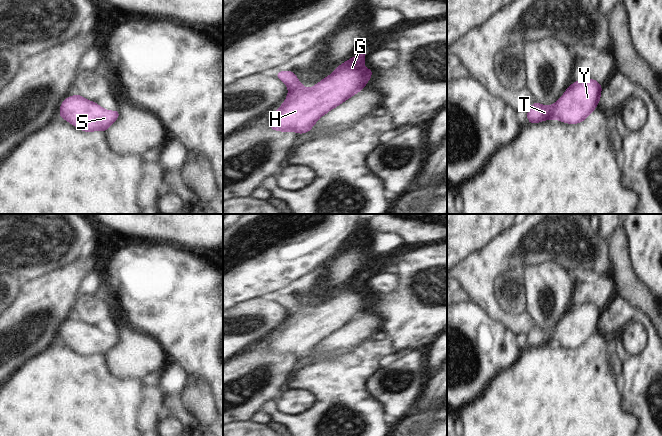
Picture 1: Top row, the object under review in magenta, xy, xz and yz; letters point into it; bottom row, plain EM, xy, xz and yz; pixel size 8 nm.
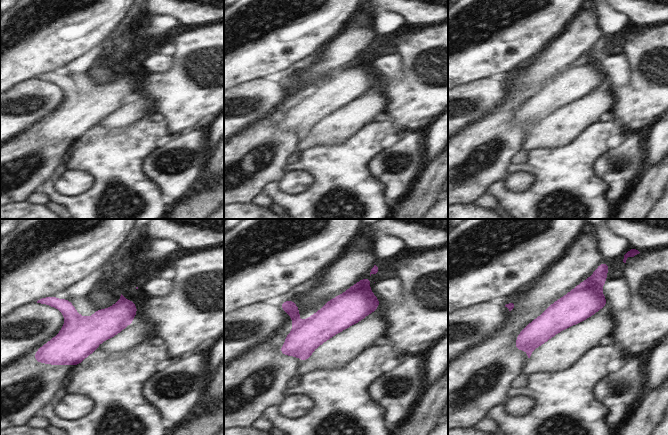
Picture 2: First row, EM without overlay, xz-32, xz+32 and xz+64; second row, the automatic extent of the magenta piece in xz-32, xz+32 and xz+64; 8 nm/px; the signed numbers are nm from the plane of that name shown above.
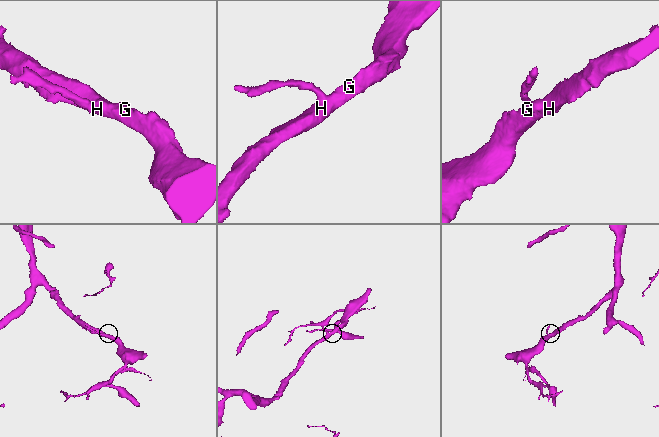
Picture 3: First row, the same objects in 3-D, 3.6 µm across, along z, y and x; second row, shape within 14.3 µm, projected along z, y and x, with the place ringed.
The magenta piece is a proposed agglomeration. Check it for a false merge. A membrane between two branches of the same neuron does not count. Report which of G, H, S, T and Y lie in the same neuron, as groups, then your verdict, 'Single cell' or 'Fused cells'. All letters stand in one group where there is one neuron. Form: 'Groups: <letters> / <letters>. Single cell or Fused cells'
Groups: G H S T Y. Single cell.

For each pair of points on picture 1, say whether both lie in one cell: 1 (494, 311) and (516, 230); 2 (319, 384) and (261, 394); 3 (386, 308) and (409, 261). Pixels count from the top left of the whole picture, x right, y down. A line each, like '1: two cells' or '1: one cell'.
1: one cell
2: two cells
3: one cell

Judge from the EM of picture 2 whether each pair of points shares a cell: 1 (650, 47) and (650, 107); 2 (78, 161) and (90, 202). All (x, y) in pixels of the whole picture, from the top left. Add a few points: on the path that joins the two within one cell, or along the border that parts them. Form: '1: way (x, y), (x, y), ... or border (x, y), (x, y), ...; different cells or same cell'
1: way (646, 62), (649, 65), (650, 92); same cell
2: way (90, 166), (99, 175), (99, 190); same cell

